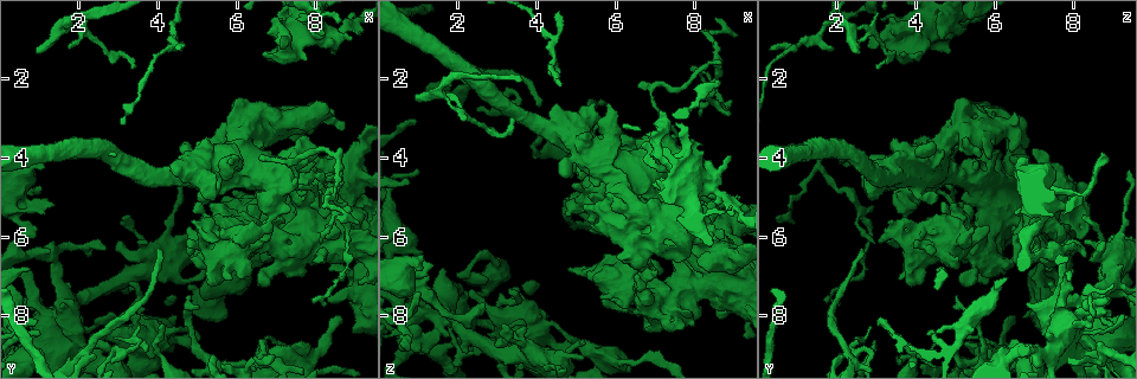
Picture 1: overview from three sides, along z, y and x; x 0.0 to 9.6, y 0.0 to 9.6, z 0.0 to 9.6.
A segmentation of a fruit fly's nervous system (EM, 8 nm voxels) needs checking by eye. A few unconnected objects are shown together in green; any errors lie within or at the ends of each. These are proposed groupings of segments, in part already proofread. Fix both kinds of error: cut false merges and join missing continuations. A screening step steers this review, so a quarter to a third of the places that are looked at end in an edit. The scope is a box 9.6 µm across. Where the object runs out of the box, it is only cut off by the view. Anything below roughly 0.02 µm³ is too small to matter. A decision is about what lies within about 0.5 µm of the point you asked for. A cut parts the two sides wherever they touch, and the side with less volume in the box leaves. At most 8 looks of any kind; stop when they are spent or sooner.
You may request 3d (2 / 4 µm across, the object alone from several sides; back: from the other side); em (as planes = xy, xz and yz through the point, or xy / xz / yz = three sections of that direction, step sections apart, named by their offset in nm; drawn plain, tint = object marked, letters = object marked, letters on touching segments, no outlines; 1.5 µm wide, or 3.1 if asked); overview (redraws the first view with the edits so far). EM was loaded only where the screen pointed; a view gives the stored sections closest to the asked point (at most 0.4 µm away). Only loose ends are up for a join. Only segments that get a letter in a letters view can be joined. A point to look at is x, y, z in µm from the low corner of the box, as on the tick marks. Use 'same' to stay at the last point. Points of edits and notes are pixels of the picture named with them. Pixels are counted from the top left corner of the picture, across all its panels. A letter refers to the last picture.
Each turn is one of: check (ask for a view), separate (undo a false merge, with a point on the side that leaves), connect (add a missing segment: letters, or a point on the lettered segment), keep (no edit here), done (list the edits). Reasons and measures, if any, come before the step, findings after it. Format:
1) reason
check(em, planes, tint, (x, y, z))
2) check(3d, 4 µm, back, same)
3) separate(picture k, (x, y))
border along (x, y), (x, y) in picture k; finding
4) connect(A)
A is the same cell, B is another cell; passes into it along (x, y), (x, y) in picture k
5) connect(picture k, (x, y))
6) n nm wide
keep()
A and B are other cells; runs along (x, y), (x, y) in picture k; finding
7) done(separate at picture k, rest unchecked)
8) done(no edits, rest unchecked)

abrupt turn
check(em, xy, step 4, tint, (4.45, 8.30, 8.30))

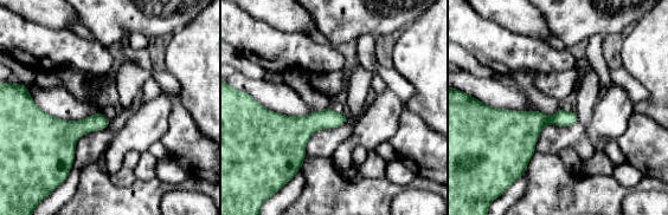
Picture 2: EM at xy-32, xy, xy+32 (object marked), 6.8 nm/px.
another direction
check(em, planes, letters, same)

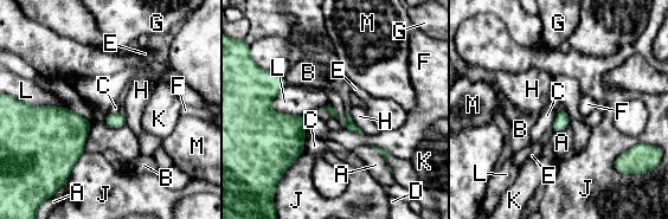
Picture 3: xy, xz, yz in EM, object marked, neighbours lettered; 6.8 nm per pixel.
70 nm wide
keep()
A, B, C, D, E, F, G, H, J, K, L and M are other cells; border along (564, 109), (557, 114), (550, 127) in picture 3; continuous, no second neuron

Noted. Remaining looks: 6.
branch stops here
check(em, xy, step 4, tint, (3.90, 6.35, 2.60))

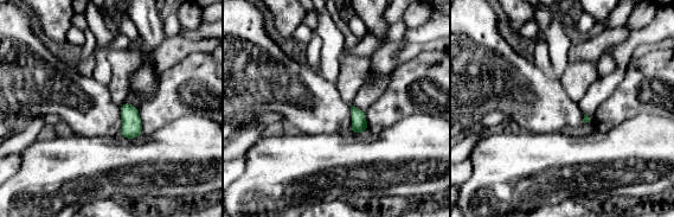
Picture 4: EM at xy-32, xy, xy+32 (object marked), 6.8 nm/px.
check(em, planes, letters, same)

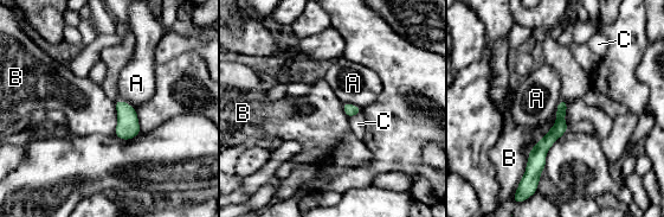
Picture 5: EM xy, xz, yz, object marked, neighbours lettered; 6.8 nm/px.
keep()
A, B and C are other cells; border along (556, 112), (521, 177) in picture 5; none of them fits

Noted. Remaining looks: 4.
sudden change in width
check(3d, 4 µm, (8.15, 5.35, 4.90))

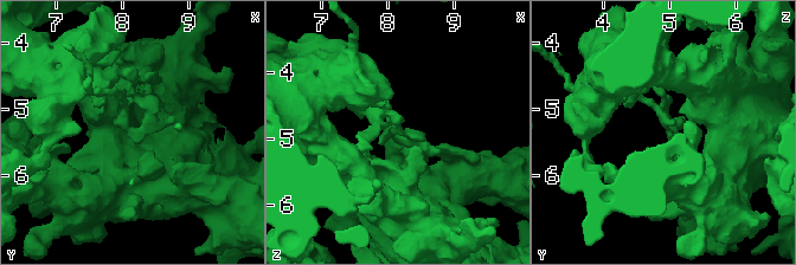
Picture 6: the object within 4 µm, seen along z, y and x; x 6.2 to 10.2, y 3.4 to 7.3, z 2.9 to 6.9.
check(em, planes, letters, (8.15, 5.35, 4.95))

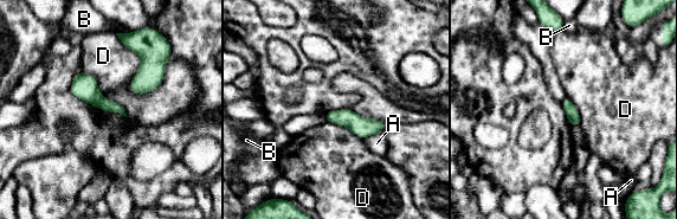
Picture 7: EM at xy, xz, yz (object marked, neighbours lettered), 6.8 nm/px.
90 nm wide
separate(picture 7, (105, 104))
A, B and D are other cells; border along (103, 97), (96, 104) in picture 7; two neurons meet here

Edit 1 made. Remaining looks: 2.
done(separate at picture 7, rest unchecked)

